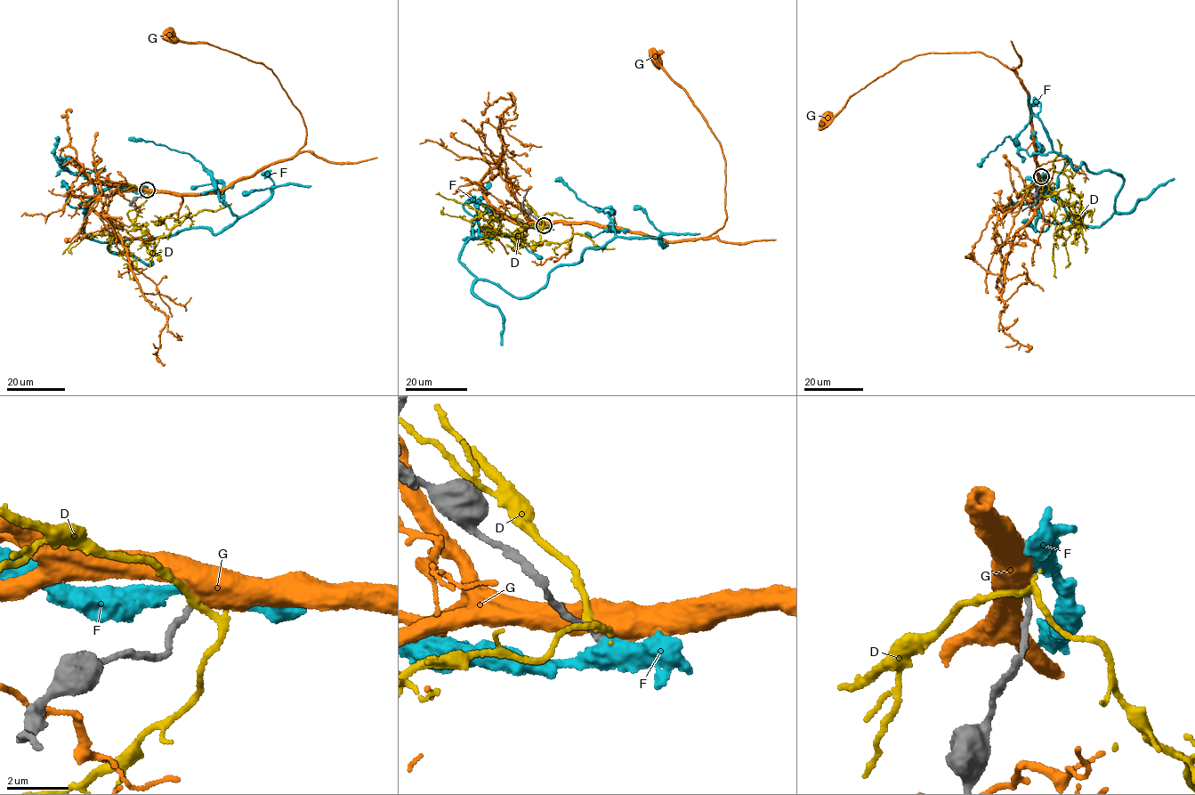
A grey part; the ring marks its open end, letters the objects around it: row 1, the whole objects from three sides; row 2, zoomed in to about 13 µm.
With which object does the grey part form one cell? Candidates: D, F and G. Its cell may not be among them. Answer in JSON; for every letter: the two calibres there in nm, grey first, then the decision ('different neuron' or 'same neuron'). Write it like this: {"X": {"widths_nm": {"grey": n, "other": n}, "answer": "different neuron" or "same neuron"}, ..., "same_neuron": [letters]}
{"D": {"widths_nm": {"grey": 280, "other": 200}, "answer": "different neuron"}, "F": {"widths_nm": {"grey": 240, "other": 550}, "answer": "different neuron"}, "G": {"widths_nm": {"grey": 260, "other": 750}, "answer": "different neuron"}, "same_neuron": []}

